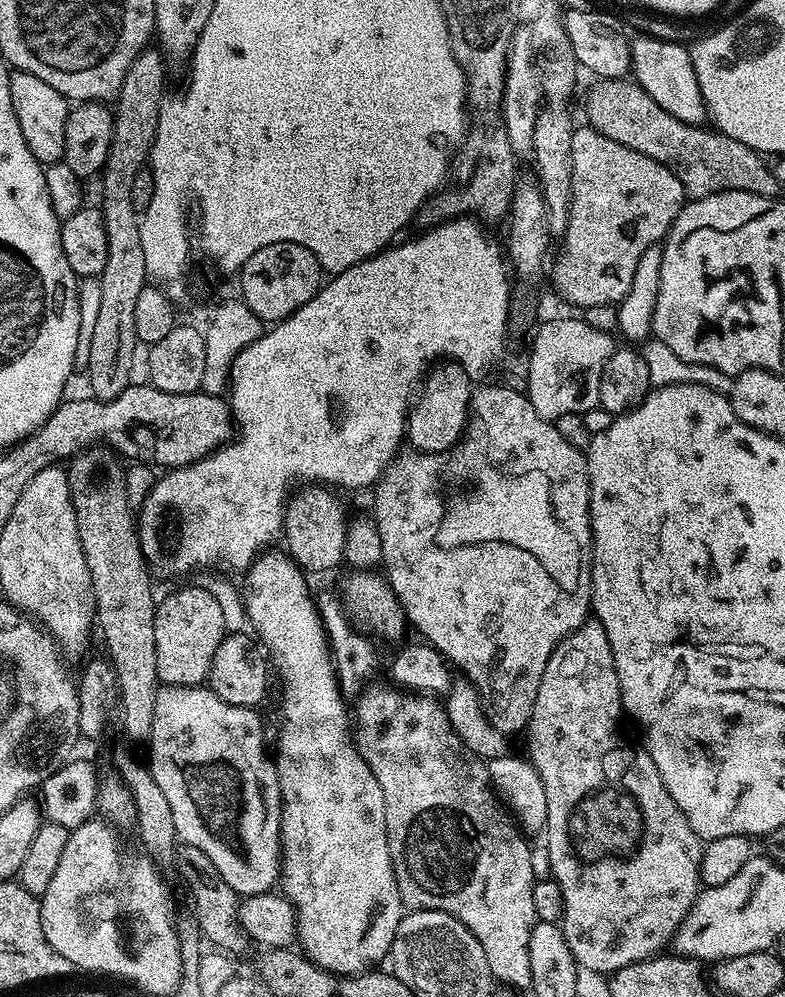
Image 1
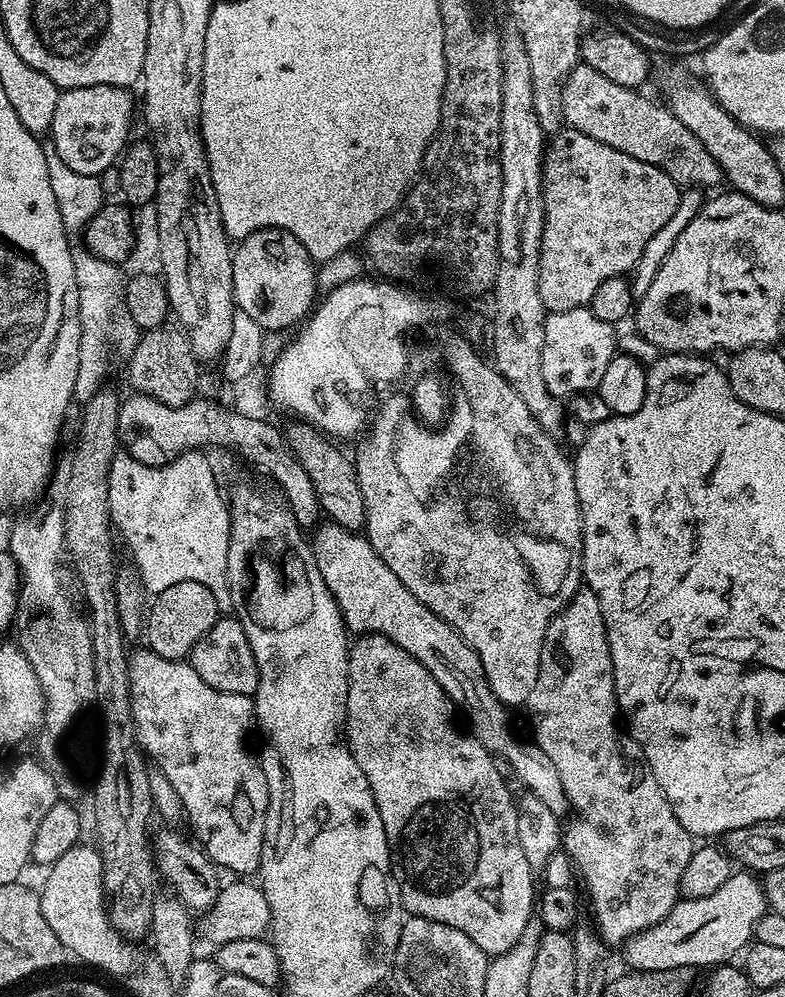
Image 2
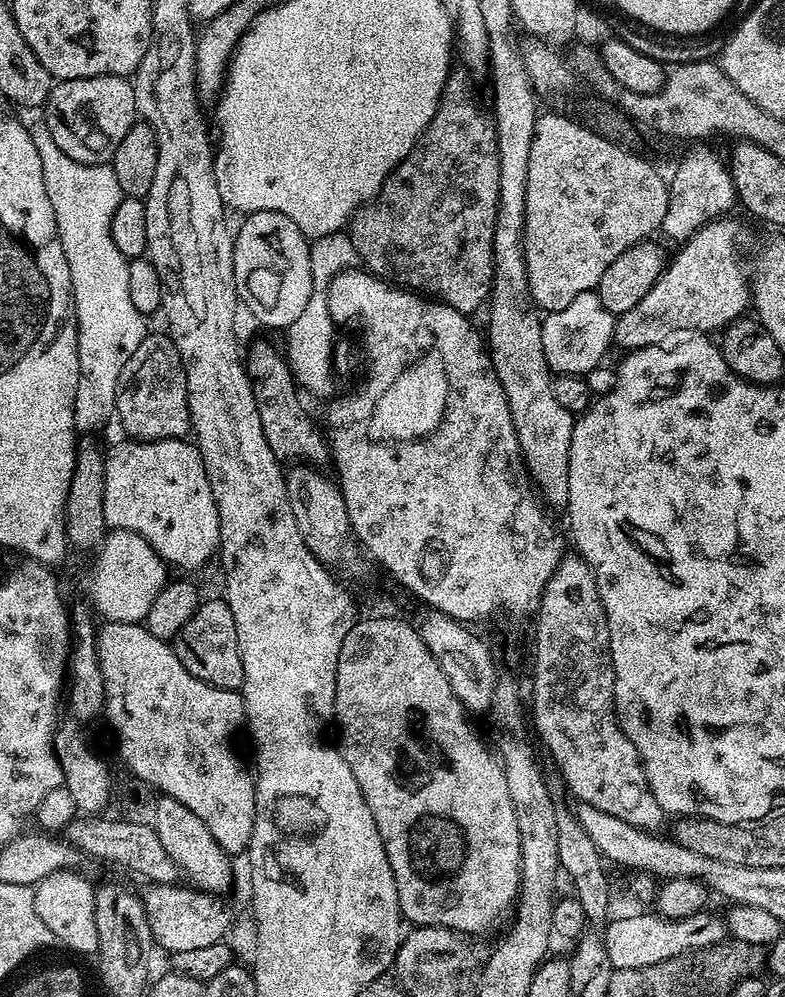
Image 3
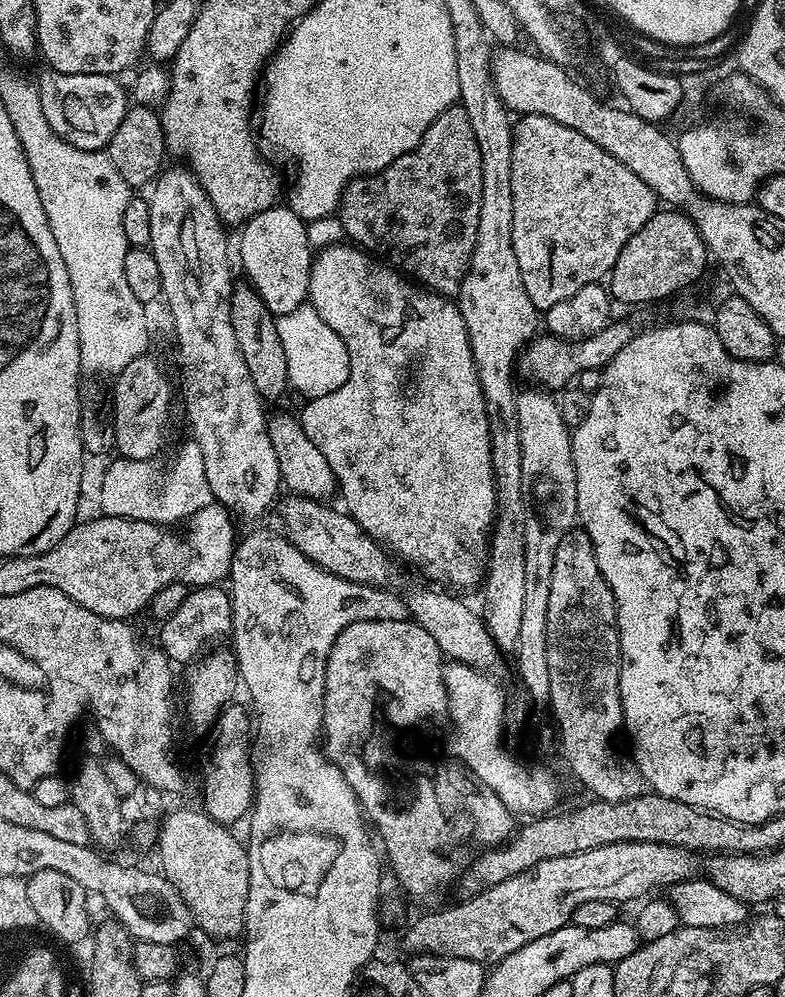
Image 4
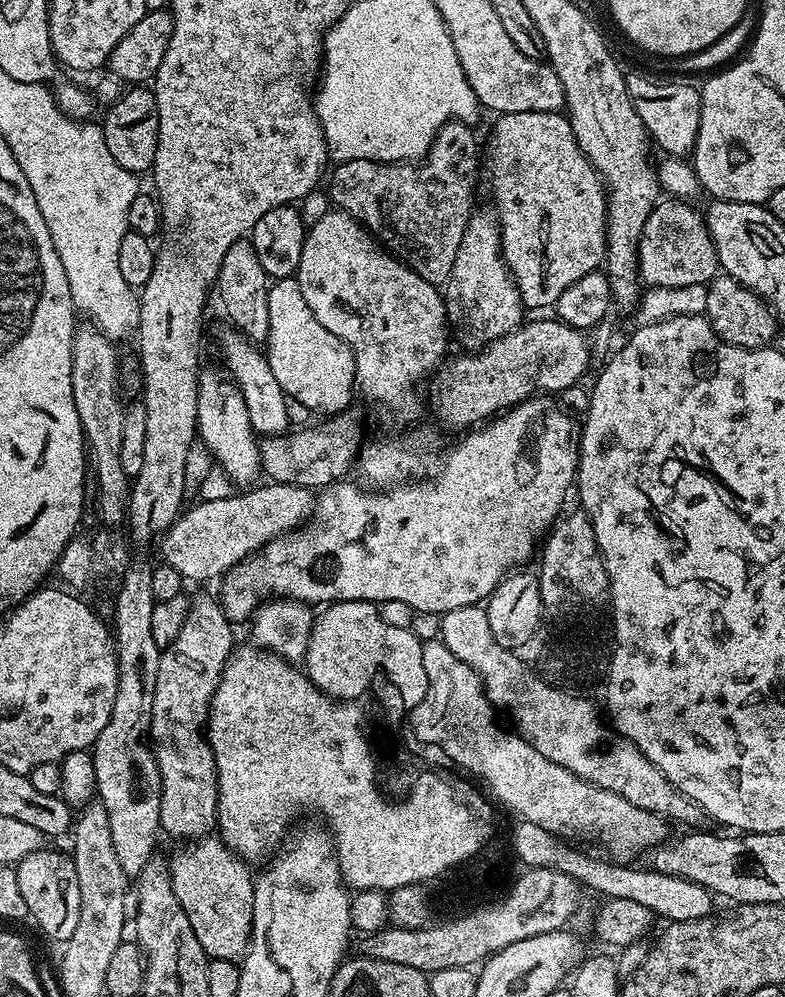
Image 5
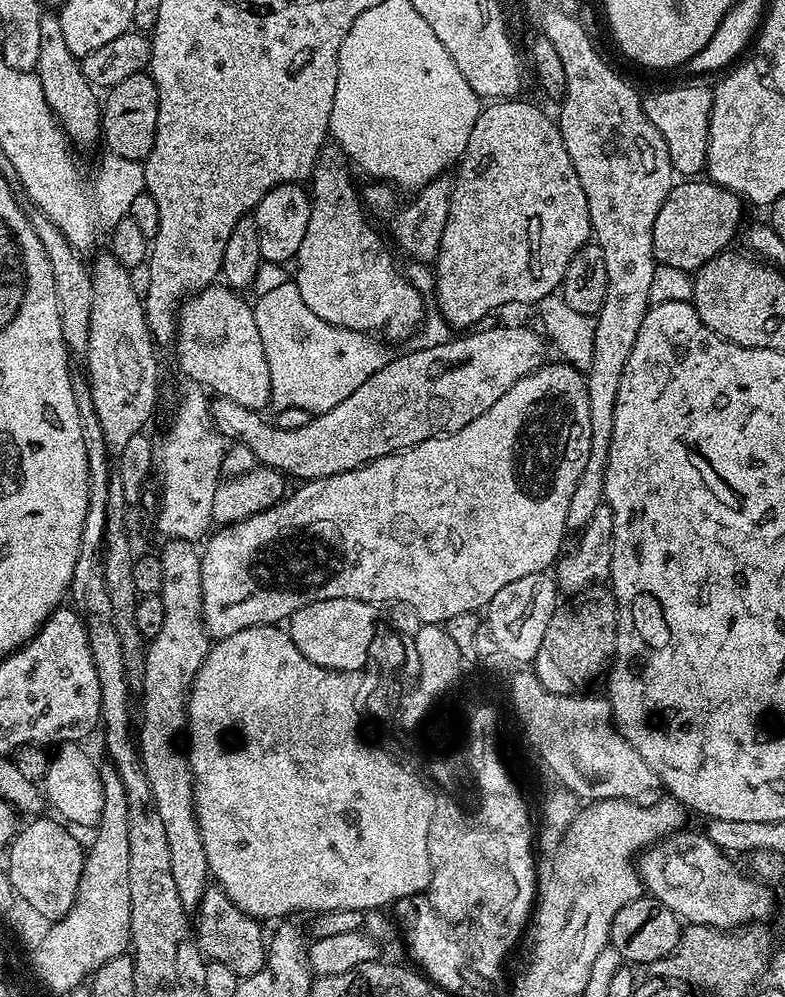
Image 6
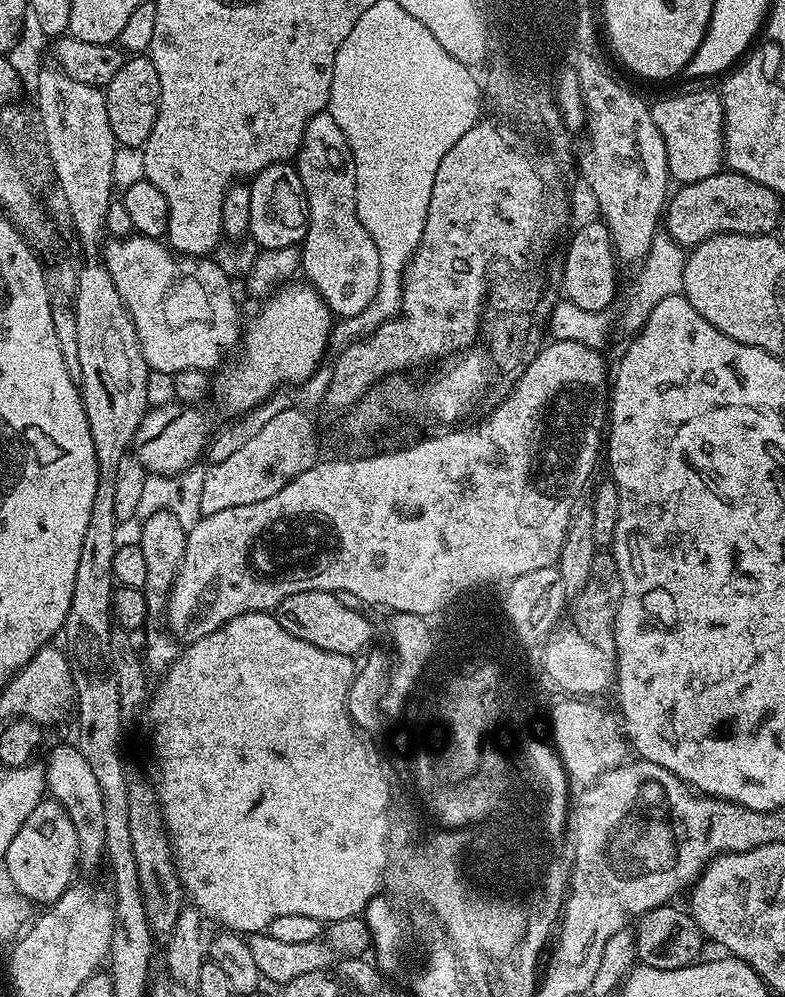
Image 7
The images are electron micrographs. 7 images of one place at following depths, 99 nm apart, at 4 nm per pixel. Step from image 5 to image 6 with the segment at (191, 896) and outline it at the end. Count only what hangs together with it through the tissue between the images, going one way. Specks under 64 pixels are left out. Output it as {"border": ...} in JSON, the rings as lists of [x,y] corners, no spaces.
{"border":[[[219,886],[204,889],[204,897],[194,916],[194,935],[200,945],[200,951],[208,960],[223,962],[230,966],[238,977],[252,976],[266,962],[266,936],[260,933],[261,925],[253,917],[246,915]]]}

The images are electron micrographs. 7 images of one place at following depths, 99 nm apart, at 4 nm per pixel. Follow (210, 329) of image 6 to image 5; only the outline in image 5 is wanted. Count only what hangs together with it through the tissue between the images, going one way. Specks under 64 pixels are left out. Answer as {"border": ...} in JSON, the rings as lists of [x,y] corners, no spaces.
{"border":[[[228,326],[225,329],[220,336],[220,356],[224,359],[223,367],[227,375],[240,386],[240,393],[246,402],[246,414],[250,414],[252,431],[262,438],[287,433],[290,421],[285,411],[285,393],[271,373],[267,355],[235,328]]]}

